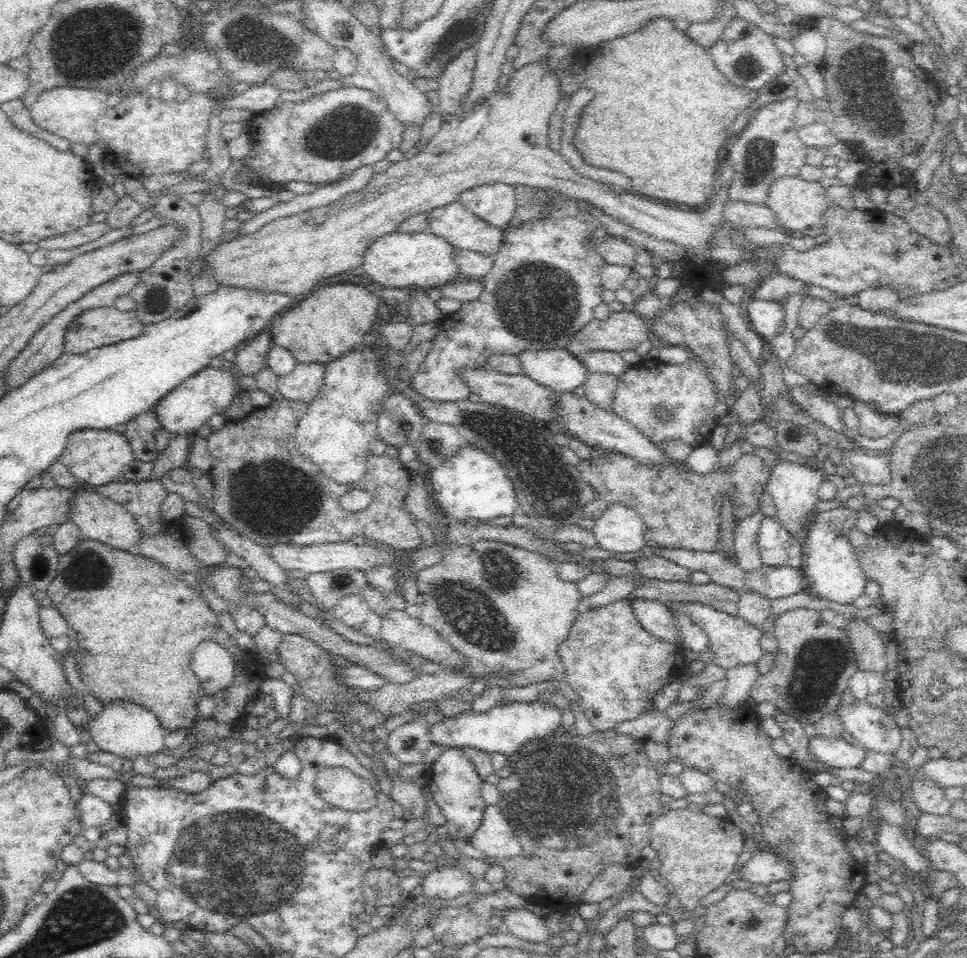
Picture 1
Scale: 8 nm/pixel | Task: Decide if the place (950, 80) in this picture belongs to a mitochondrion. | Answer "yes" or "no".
no

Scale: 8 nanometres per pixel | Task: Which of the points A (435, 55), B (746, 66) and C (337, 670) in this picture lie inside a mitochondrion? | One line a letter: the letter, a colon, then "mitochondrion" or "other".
A: mitochondrion
B: mitochondrion
C: other

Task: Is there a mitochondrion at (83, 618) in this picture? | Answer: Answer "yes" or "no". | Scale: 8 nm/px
no

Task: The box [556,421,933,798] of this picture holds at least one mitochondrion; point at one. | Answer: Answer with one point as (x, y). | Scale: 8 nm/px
(808, 680)

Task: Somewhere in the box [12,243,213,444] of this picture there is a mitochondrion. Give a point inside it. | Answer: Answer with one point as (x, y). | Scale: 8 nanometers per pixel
(158, 297)

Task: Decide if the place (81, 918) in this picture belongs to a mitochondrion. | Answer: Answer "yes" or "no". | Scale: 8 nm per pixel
yes

